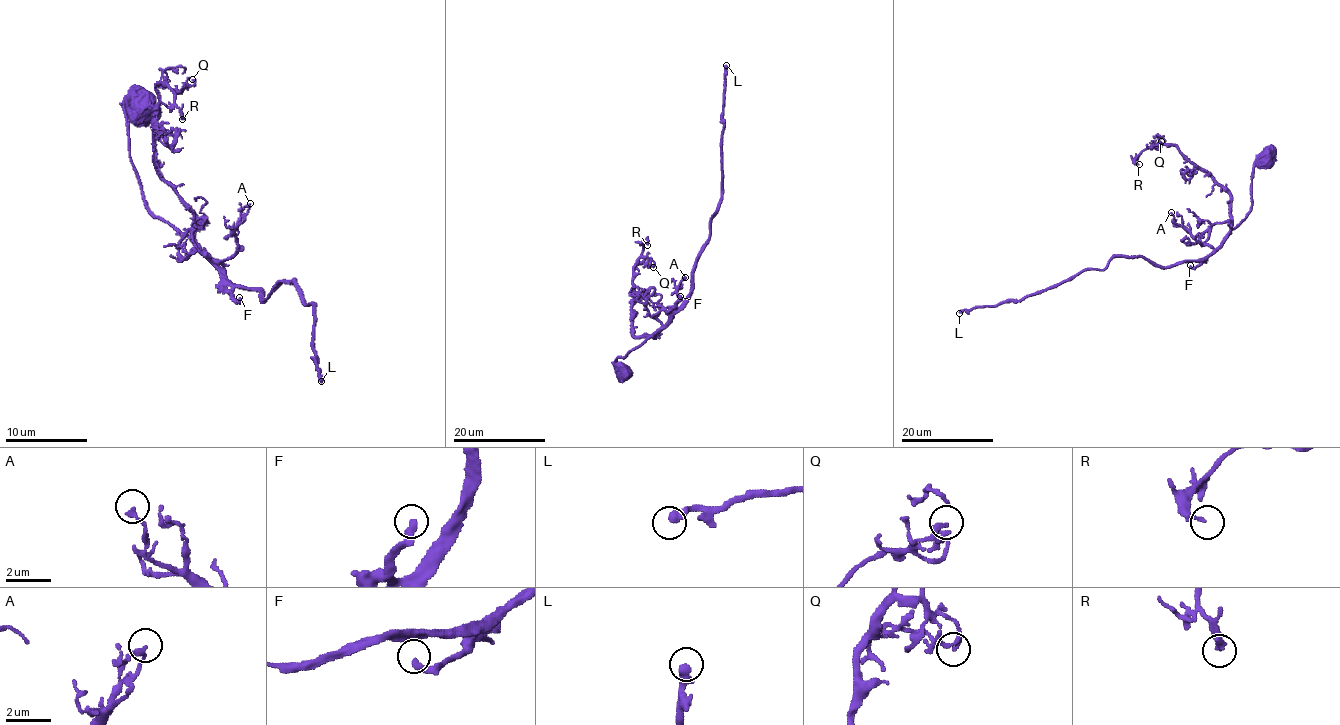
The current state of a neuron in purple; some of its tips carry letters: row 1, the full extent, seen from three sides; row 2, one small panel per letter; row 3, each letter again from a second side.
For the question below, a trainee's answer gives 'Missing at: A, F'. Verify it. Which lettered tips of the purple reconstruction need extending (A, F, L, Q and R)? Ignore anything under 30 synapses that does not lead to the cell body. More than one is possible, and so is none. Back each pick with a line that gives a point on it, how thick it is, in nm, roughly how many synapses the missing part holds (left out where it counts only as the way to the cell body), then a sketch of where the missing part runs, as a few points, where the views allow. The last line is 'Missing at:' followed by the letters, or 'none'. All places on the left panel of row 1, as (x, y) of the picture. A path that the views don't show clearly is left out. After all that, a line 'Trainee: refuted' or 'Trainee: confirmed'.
F: Place: (239, 297). Thickness 320 nm. Roughly 35 synapses. Course of what is missing: (239, 297), (221, 272), (211, 246), (178, 213), (176, 199), (211, 187)
L: Place: (321, 381). Thickness 420 nm. Roughly 400 synapses
Missing at: F, L
Trainee: refuted

